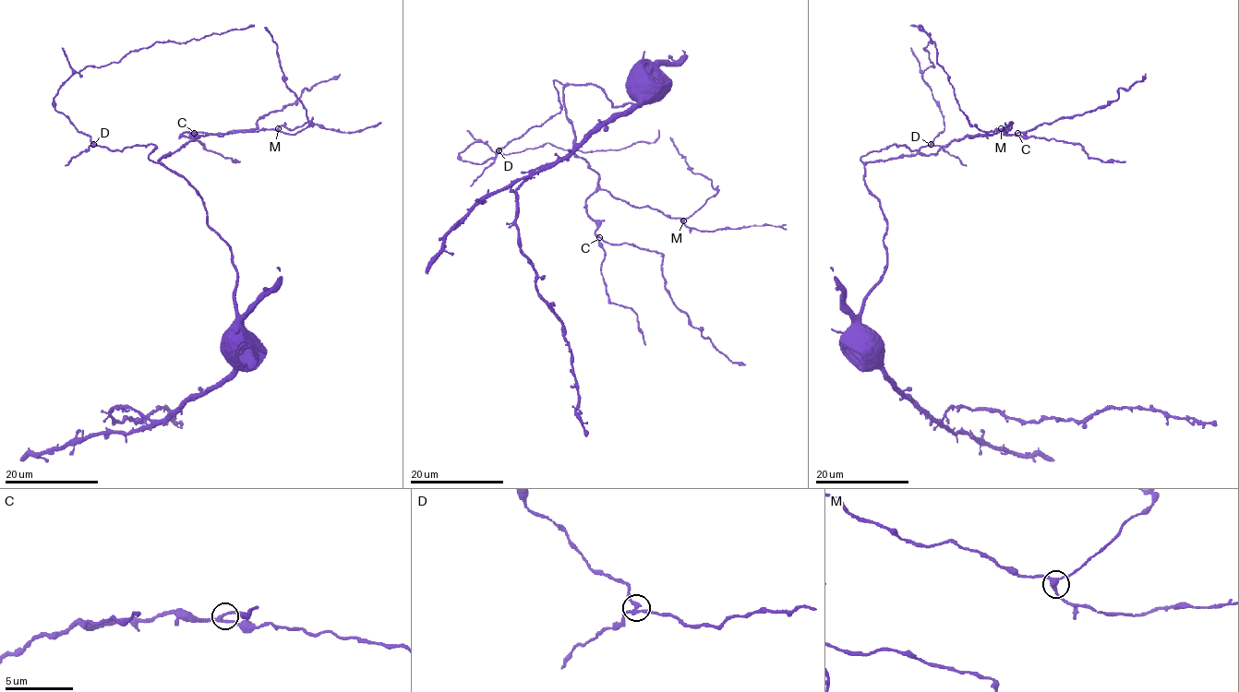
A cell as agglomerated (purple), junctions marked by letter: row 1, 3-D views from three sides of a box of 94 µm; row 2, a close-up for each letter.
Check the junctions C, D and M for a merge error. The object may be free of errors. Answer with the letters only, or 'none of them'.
D

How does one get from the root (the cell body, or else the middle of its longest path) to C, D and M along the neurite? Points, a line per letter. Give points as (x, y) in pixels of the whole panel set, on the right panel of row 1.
C: (886, 255), (883, 236), (887, 220), (864, 181), (868, 162), (934, 154), (967, 136), (1017, 133)
D: (886, 255), (883, 236), (887, 220), (864, 181), (860, 158), (894, 144), (912, 150), (931, 144)
M: (886, 255), (883, 236), (887, 220), (864, 181), (864, 166), (917, 153), (934, 154), (956, 139), (1001, 128)

